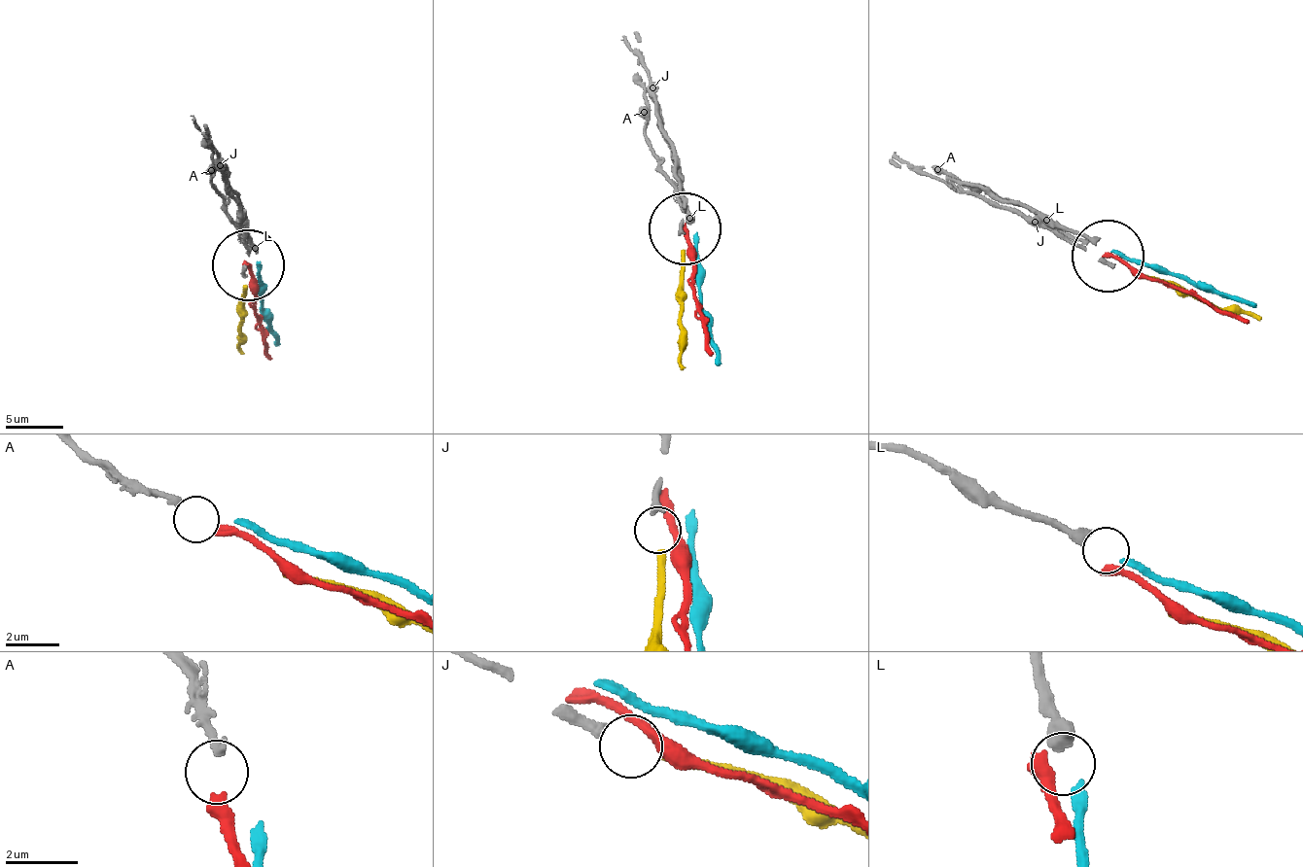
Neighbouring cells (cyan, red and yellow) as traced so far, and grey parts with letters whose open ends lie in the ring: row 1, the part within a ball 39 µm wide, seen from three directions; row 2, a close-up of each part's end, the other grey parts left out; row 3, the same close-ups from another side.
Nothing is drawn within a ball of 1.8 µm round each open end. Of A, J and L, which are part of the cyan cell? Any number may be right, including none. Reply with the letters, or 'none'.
L

